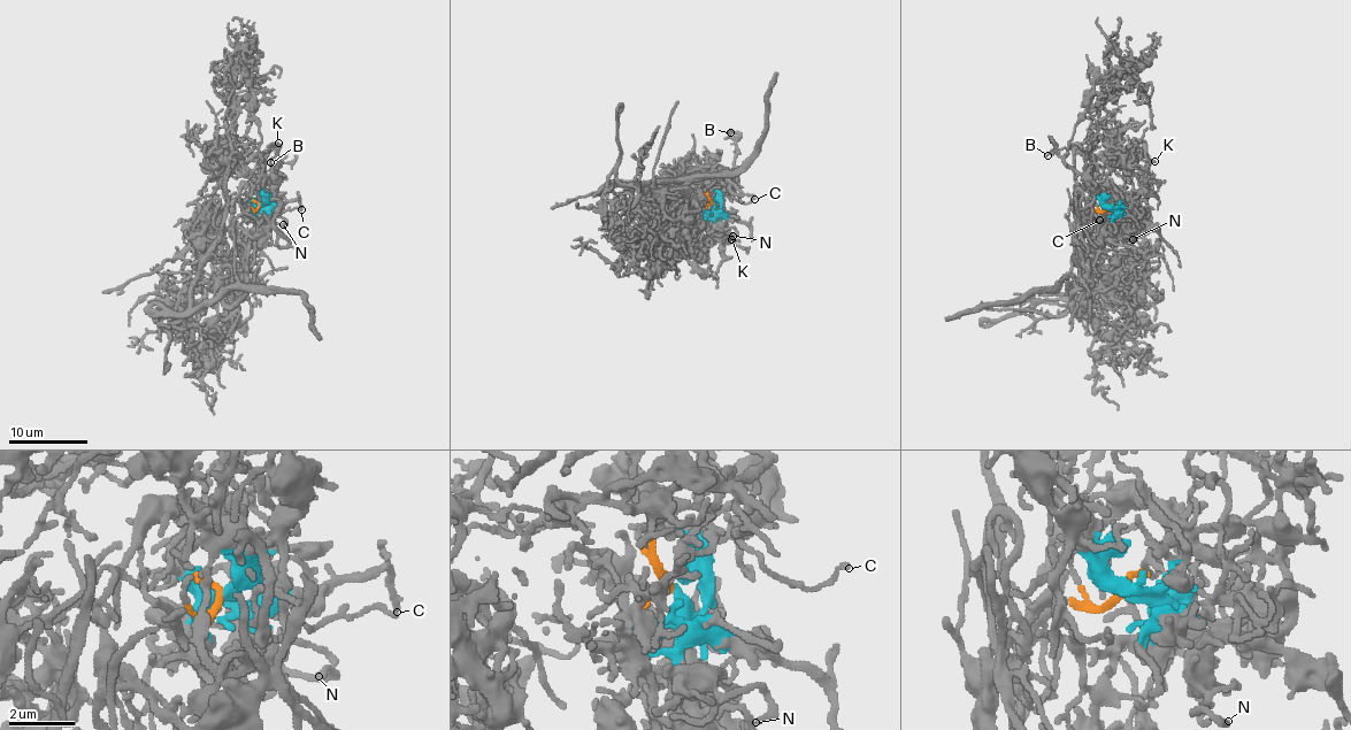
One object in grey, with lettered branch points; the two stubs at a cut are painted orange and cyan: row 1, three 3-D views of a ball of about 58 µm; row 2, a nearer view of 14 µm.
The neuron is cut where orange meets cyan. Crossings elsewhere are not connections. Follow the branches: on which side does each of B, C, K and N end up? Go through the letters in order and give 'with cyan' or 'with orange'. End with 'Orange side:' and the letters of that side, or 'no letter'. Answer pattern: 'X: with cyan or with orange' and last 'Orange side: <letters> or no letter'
B: with cyan
C: with cyan
K: with cyan
N: with cyan
Orange side: no letter

